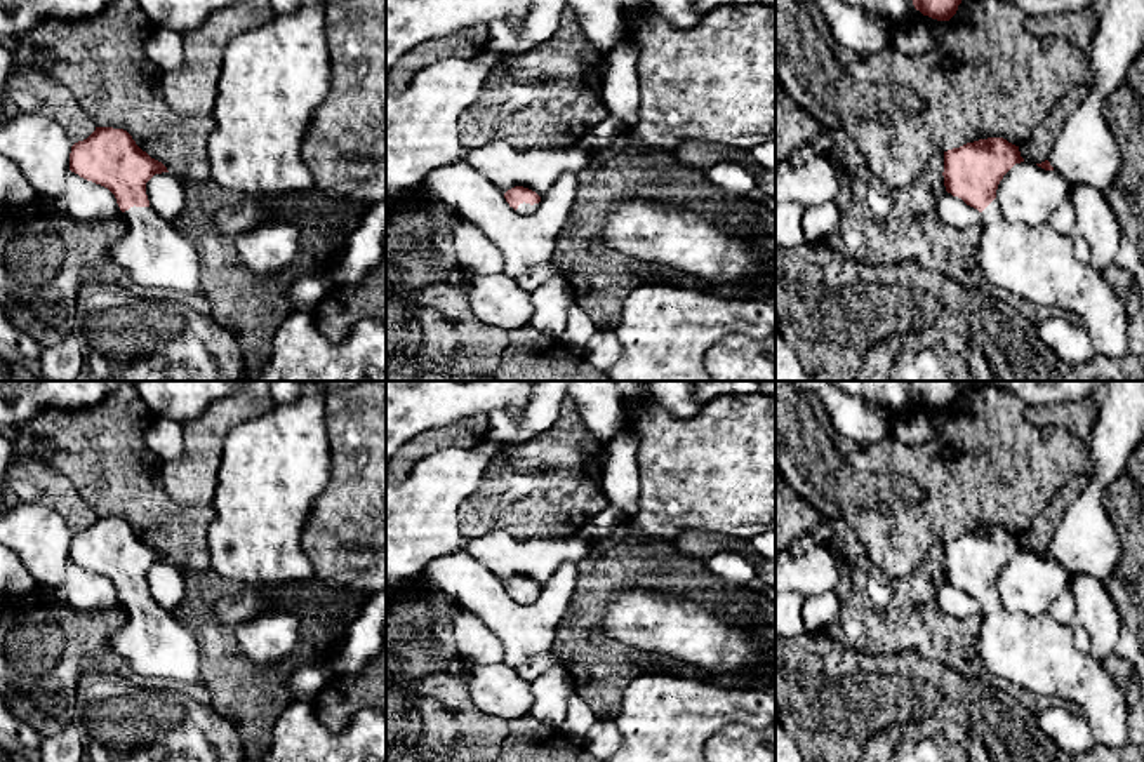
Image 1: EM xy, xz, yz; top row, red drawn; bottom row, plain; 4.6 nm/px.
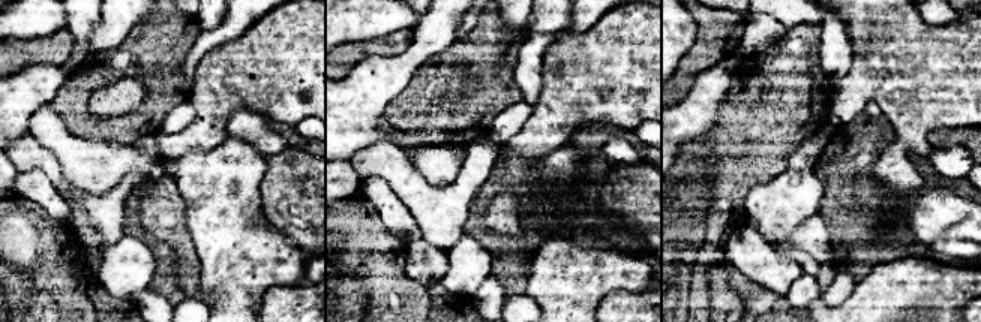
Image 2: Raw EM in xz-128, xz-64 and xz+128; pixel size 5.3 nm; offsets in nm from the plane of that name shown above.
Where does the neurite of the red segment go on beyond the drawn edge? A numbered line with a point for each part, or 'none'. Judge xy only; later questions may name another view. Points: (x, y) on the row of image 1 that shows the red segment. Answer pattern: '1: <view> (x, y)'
1: xy (155, 253)

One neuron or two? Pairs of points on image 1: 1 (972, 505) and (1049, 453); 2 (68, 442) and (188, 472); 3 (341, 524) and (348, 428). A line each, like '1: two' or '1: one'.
1: one
2: one
3: one

